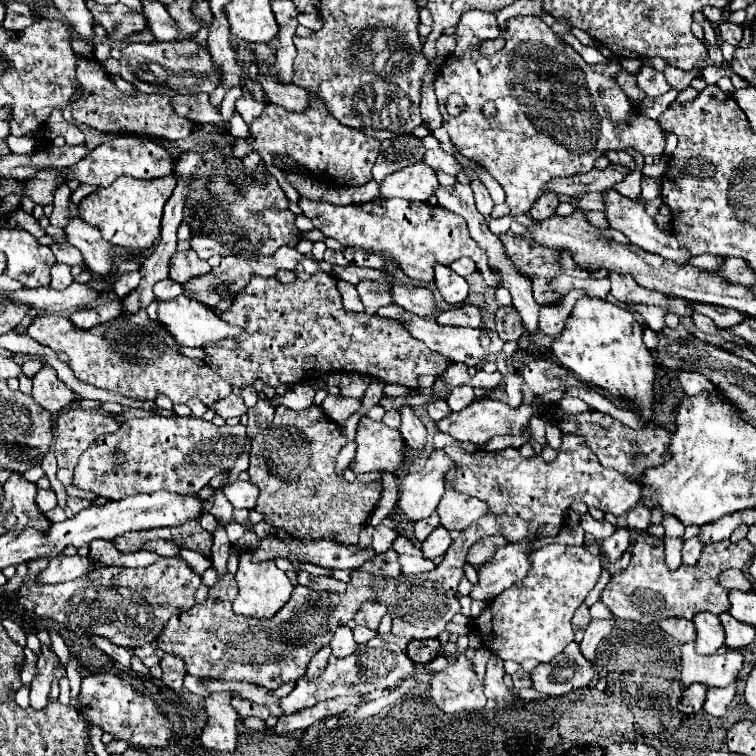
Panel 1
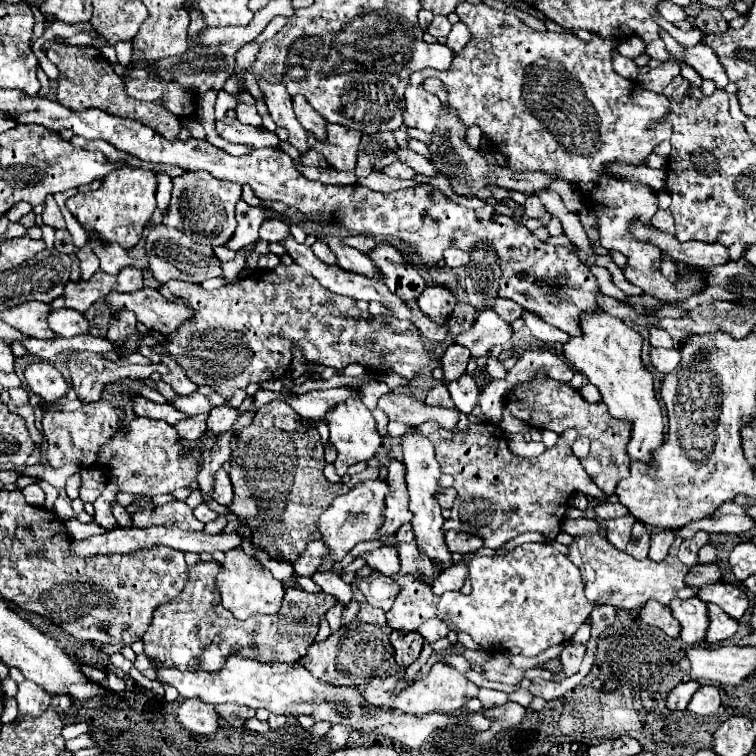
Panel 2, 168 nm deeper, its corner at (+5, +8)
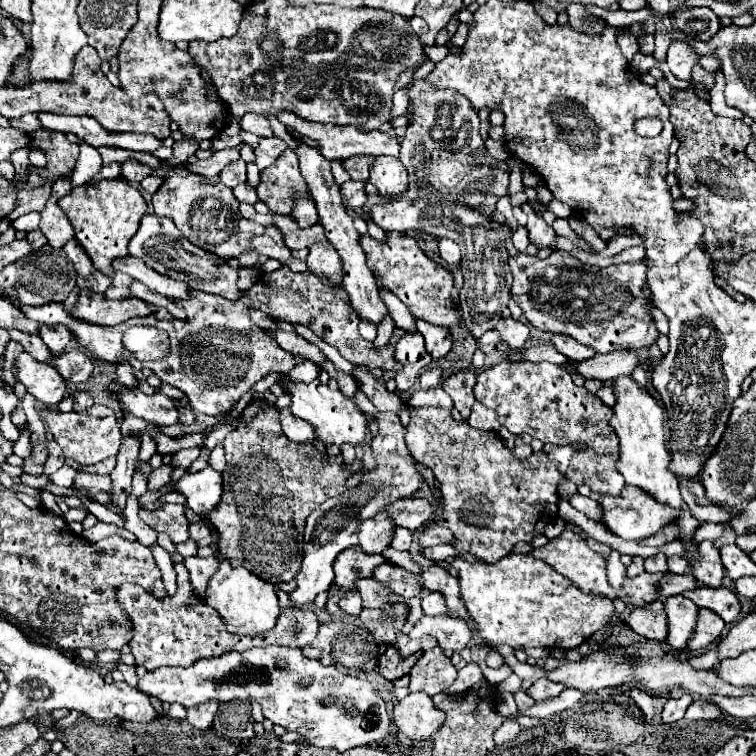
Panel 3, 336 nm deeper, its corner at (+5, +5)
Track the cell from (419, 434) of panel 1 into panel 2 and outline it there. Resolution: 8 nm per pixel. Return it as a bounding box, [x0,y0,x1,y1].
[402,428,452,570]

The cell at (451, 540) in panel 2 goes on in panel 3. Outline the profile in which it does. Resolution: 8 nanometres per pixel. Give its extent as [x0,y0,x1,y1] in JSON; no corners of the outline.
[420,527,454,547]

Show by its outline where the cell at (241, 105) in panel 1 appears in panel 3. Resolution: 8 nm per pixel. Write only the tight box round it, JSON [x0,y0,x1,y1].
[242,113,272,137]

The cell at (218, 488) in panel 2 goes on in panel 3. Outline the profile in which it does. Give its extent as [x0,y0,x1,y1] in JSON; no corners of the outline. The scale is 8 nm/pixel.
[176,467,222,515]

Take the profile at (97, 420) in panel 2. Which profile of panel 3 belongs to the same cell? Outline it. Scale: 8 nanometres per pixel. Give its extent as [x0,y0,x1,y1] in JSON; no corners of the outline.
[46,405,120,465]

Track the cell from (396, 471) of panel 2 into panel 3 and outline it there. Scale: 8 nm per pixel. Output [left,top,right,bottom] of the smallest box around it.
[358,511,398,553]

